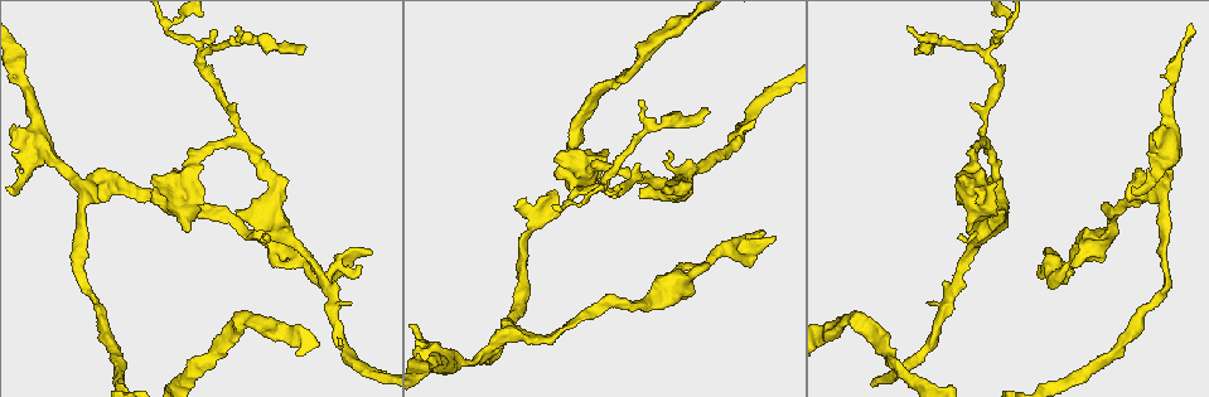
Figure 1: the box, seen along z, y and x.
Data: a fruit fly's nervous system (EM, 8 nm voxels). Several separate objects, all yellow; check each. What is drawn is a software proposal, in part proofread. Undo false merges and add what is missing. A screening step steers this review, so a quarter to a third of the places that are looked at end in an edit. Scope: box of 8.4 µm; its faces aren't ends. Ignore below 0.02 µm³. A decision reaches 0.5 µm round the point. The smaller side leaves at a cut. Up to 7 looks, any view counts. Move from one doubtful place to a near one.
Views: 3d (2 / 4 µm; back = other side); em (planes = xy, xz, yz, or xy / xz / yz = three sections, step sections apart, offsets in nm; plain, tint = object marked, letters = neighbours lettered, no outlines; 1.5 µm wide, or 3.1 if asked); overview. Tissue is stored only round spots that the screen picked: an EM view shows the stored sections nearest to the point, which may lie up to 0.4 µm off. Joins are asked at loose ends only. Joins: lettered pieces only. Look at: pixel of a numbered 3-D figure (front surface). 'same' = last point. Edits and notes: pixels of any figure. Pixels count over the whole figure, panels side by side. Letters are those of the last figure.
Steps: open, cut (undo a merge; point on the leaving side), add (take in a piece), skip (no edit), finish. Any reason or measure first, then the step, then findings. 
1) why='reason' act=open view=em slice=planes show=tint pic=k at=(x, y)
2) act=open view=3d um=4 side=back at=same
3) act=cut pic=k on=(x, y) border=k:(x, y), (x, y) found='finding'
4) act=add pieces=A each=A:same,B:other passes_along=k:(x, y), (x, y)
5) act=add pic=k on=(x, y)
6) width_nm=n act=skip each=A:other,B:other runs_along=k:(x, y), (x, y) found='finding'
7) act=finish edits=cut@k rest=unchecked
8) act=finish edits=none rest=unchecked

why='free end' act=open view=3d um=2 pic=1 at=(667, 152)

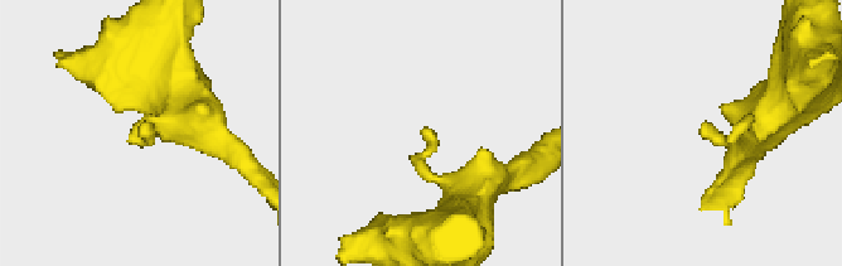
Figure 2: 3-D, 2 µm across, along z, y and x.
act=open view=em slice=planes show=letters pic=2 at=(703, 129)

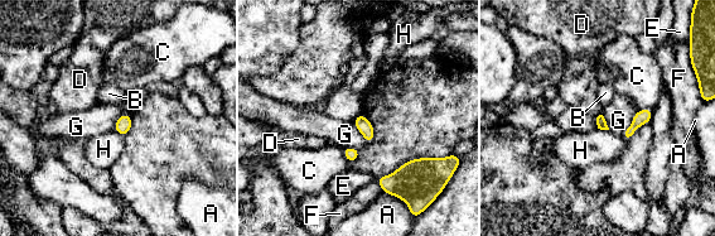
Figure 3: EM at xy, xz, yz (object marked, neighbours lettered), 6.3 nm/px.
act=skip each=A:other,B:other,C:other,D:other,E:other,F:other,G:other,H:other found='no lettered piece goes on from it'

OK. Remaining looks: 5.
why='thick turns thin' act=open view=3d um=4 pic=1 at=(971, 162)

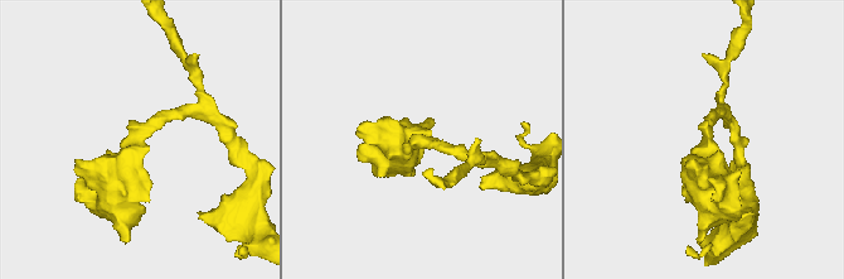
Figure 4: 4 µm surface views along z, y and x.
arm_widths_nm=170,600 why='need the tissue' act=open view=em slice=xz step=4 show=tint pic=4 at=(411, 142)

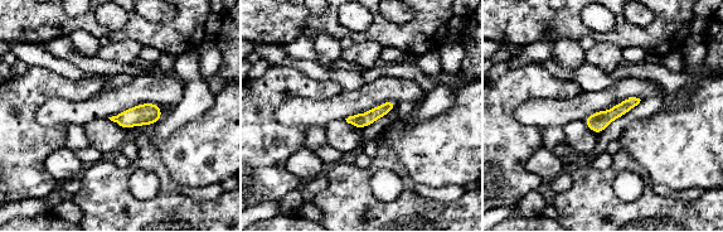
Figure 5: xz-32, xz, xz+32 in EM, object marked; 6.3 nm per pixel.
act=open view=em slice=planes show=letters at=same

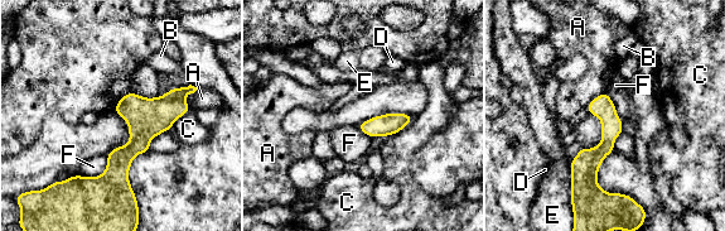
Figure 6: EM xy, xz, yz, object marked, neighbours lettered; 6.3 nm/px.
act=skip each=A:other,B:other,C:other,D:other,E:other,F:other runs_along=6:(191, 88), (140, 134), (115, 183) found='continuous, no second cell'

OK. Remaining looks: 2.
why='an open end' act=open view=3d um=2 side=back pic=1 at=(926, 302)

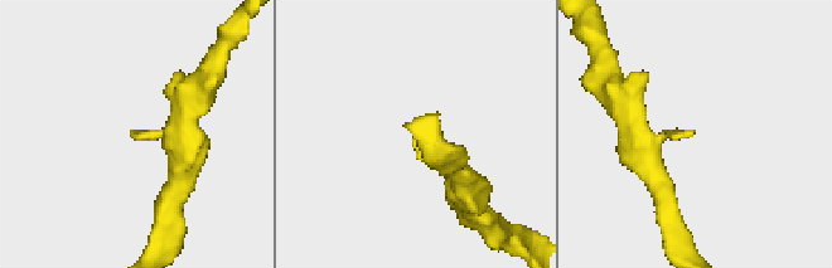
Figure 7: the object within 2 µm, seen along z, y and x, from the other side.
why='shape alone is not enough' act=open view=em slice=planes show=letters pic=7 at=(694, 131)

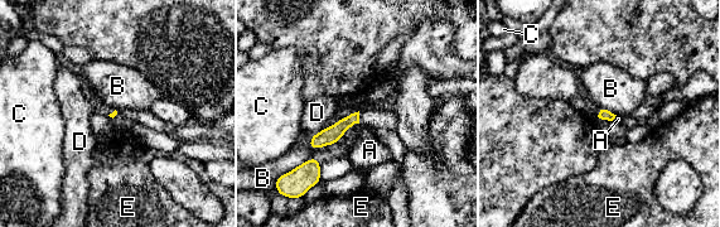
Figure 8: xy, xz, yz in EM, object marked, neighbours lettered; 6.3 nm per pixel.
act=skip each=A:other,B:other,C:other,D:other,E:other runs_along=8:(356, 116), (332, 135), (313, 144) found='none of them fits'

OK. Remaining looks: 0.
act=finish edits=none rest=unchecked

